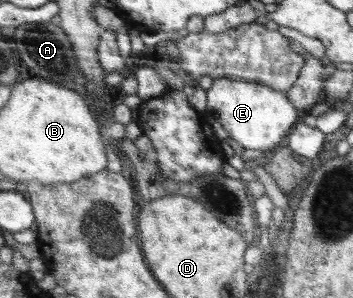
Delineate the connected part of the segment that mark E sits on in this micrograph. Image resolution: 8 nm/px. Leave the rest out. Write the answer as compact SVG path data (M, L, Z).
M220 78L213 80L211 87L206 90L206 96L206 113L216 115L218 123L228 133L228 138L231 137L246 150L273 151L274 145L283 141L284 137L287 137L286 133L298 121L298 107L294 106L294 102L290 100L286 92L269 88L266 84L243 79Z

